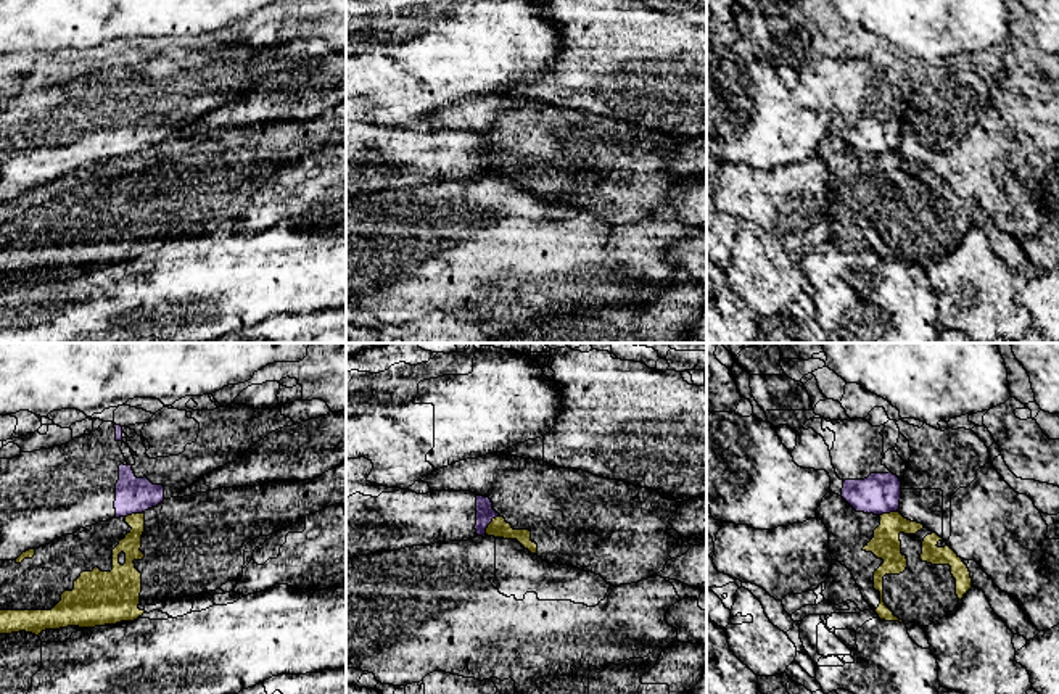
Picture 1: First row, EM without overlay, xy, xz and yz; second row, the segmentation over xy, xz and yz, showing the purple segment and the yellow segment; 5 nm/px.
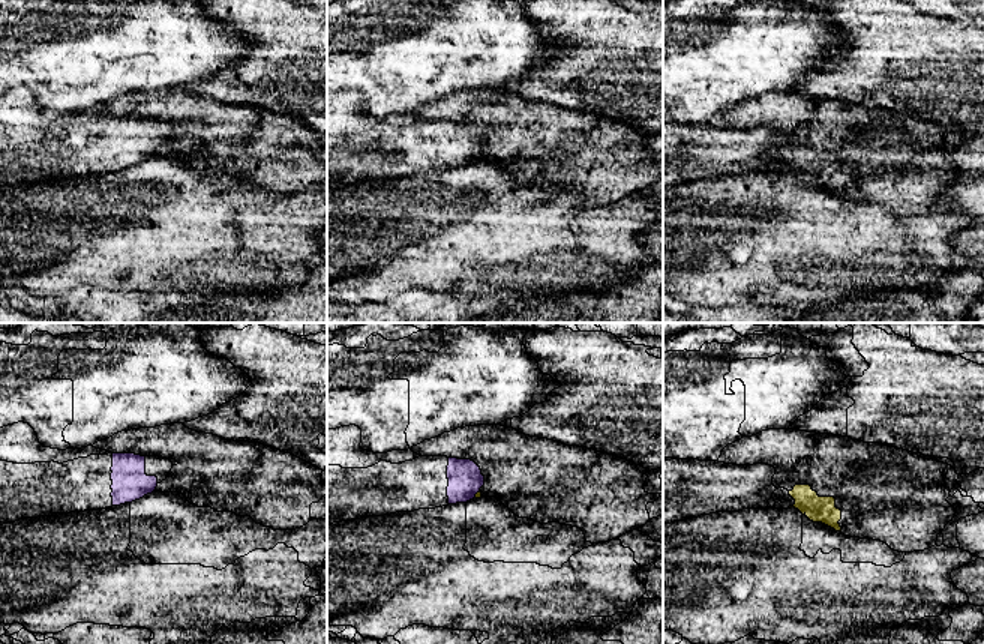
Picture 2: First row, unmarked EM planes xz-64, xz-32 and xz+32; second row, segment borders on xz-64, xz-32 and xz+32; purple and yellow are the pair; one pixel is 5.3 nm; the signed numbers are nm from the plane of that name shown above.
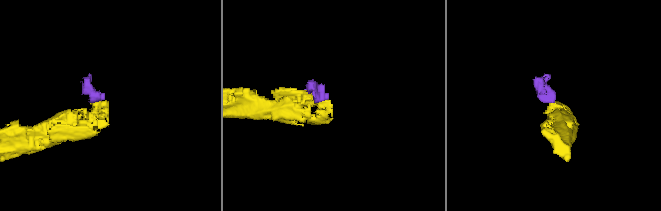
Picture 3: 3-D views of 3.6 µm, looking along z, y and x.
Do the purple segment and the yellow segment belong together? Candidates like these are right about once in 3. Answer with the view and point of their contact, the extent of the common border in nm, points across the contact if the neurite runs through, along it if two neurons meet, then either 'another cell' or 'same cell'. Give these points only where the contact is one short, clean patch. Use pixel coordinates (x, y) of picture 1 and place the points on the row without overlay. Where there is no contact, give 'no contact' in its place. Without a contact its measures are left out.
meets purple in xz at (490, 161); contact 120 nm long; border along xz (499, 155), (488, 165), (485, 173); another cell

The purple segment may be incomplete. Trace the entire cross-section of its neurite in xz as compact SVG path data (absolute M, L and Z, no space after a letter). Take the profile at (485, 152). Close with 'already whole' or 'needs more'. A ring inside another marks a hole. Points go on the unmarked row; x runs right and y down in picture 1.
M365 97L346 98L346 200L388 188L467 180L486 174L488 164L501 156L489 137L472 130L431 130L423 121L407 129L380 126L367 119L372 108Z | needs more

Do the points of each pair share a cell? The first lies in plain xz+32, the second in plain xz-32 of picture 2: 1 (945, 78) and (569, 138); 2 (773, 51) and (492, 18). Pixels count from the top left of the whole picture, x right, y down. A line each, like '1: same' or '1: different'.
1: different
2: same

